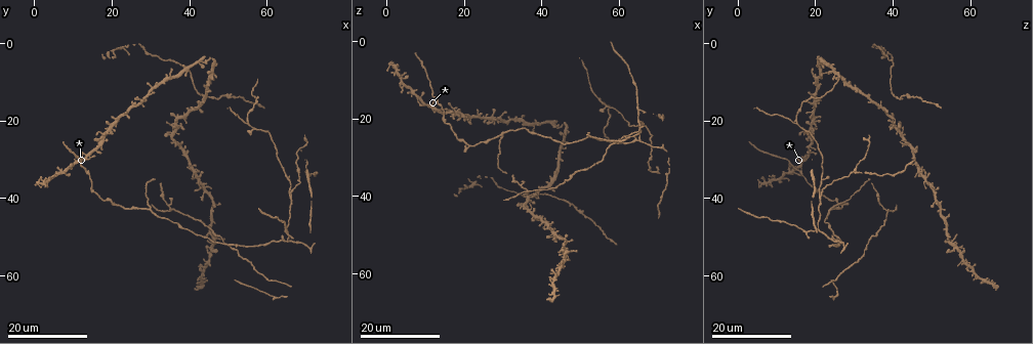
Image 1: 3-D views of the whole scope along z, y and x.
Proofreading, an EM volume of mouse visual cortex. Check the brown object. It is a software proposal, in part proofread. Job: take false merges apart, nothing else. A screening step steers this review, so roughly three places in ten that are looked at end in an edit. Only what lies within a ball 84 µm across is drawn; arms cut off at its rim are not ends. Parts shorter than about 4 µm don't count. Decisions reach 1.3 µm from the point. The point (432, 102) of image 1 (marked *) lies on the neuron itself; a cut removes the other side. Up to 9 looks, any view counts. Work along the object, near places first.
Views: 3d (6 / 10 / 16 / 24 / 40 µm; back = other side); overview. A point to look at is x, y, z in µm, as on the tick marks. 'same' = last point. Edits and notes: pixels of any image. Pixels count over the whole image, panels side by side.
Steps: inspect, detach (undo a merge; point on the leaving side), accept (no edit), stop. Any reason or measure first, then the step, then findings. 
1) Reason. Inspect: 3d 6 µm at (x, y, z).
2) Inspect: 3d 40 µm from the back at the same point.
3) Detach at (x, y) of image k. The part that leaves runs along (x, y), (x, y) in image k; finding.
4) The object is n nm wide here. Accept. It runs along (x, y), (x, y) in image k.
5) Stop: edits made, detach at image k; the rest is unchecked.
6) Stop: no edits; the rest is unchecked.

Inspect: 3d 16 µm at (29.5, 42.5, 24.5).

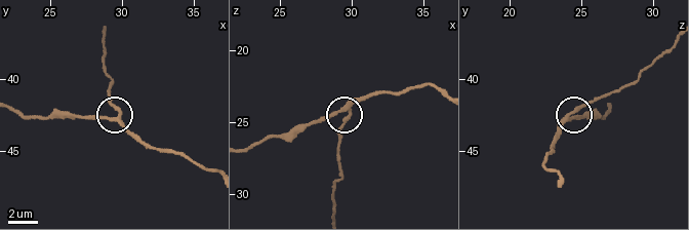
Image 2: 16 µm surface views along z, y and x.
Closer look. Inspect: 3d 10 µm at (29.8, 42.4, 24.0).

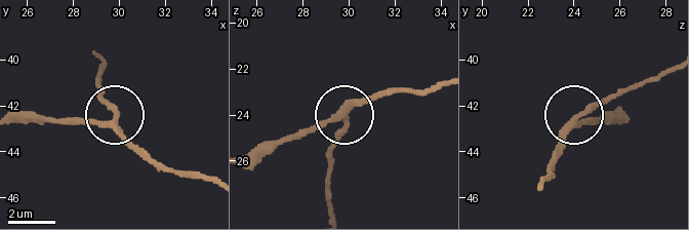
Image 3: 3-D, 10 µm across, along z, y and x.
From behind. Inspect: 3d 10 µm from the back at (29.8, 42.5, 24.1).

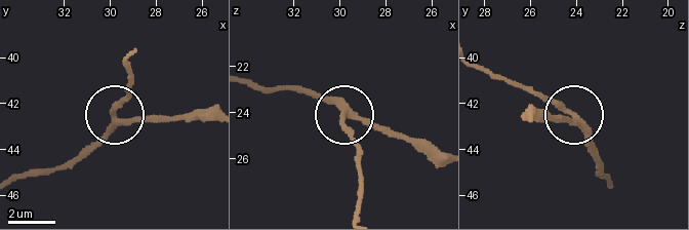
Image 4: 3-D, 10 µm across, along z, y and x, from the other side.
Accept. It runs along (208, 117), (120, 117), (114, 113), (129, 90) in image 4; one neuron here.

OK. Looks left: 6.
Two arms in line, one across. Inspect: 3d 16 µm at (36.5, 43.0, 38.5).

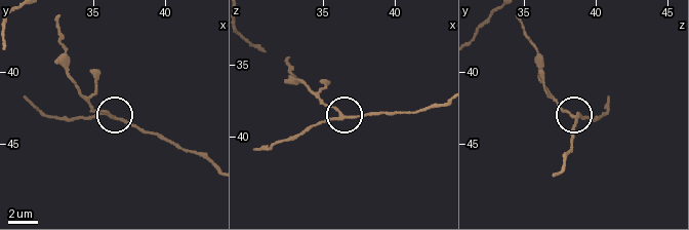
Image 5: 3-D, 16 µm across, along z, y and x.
Closer look. Inspect: 3d 6 µm at (36.6, 43.2, 38.6).

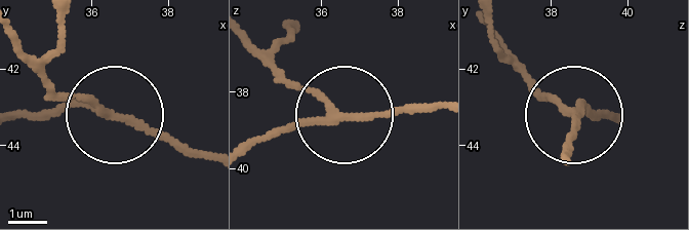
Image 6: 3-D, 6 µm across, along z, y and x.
Accept. It runs along (251, 43), (333, 109), (251, 141) in image 6; continuous, no second neuron.

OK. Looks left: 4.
A fork. Inspect: 3d 16 µm at (66.0, 39.5, 21.5).

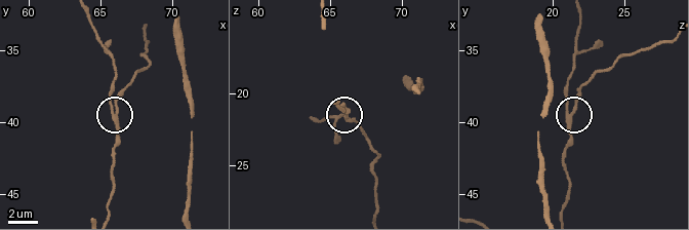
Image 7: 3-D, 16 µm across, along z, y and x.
Inspect: 3d 10 µm at (66.2, 39.2, 21.6).

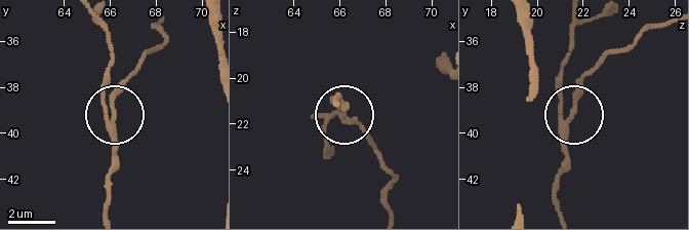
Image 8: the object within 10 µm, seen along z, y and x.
The side arm is 35 µm long. Accept. It runs along (108, 211), (114, 99), (144, 60) in image 8; one neuron here.

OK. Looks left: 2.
A fork. Inspect: 3d 16 µm at (65.5, 47.5, 20.5).

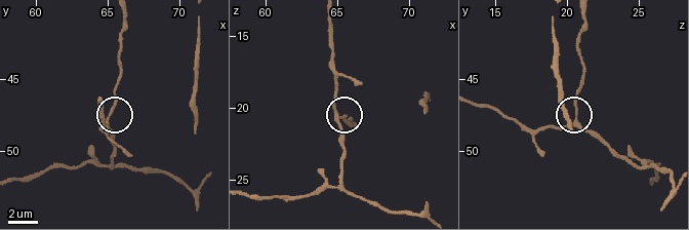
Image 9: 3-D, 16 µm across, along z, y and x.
Closer look. Inspect: 3d 6 µm at (64.8, 48.0, 20.6).

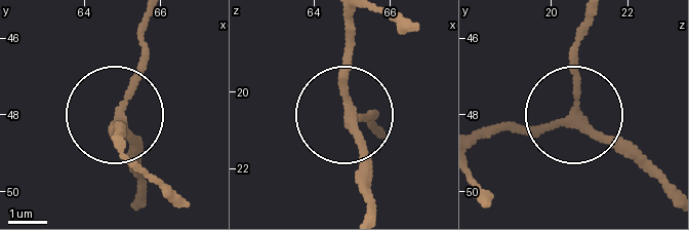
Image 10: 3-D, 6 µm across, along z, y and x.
The object is 190 nm wide here. Accept. All the same neuron.

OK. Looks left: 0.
Stop: no edits; the rest is unchecked.

